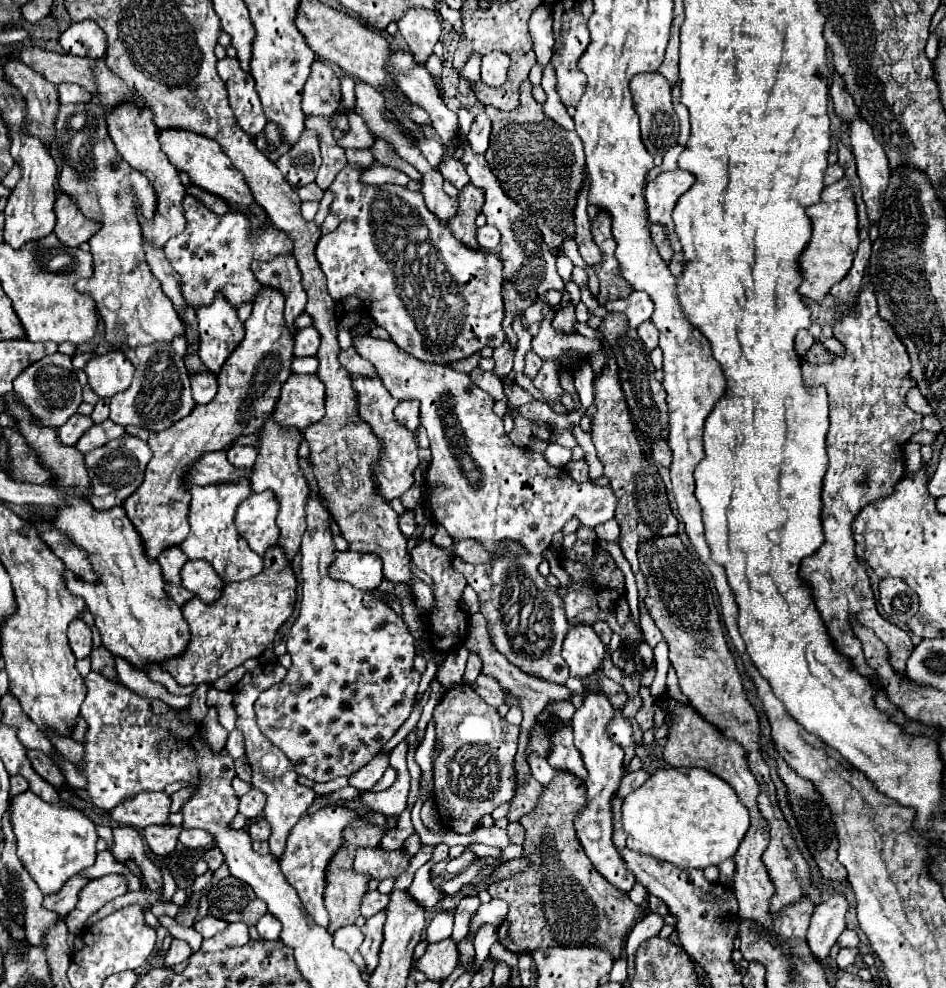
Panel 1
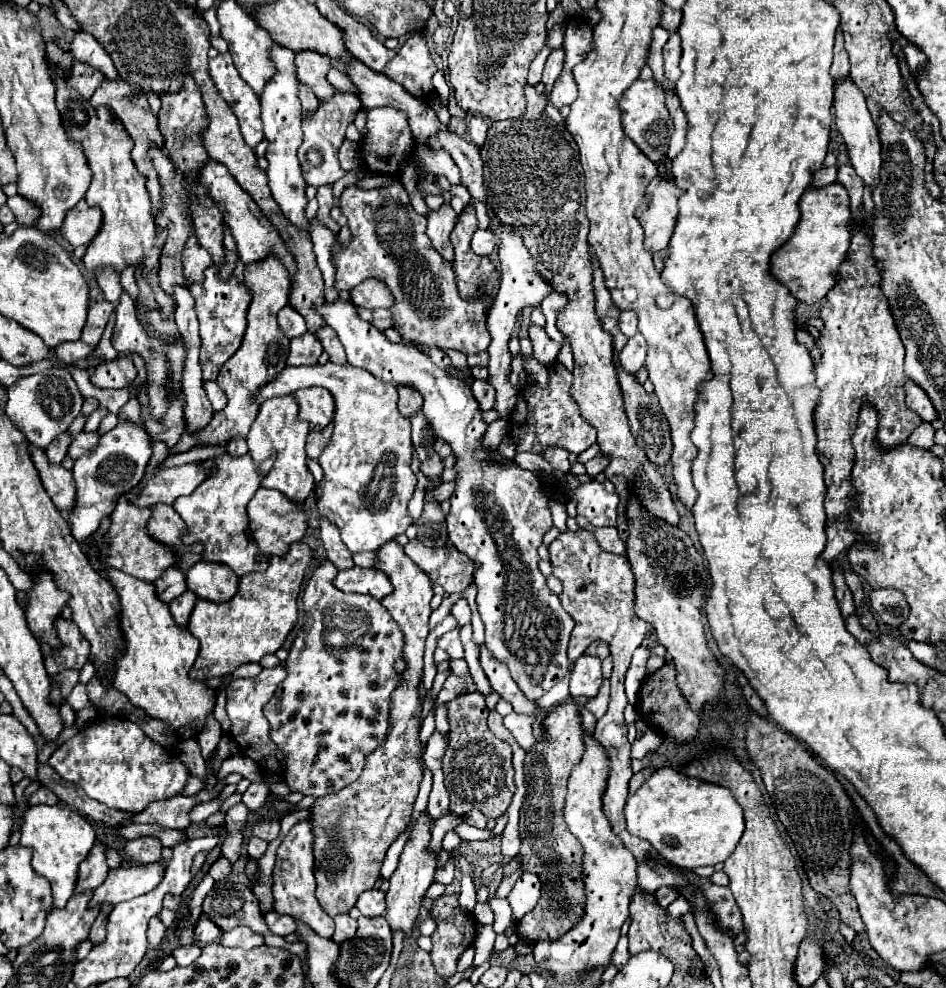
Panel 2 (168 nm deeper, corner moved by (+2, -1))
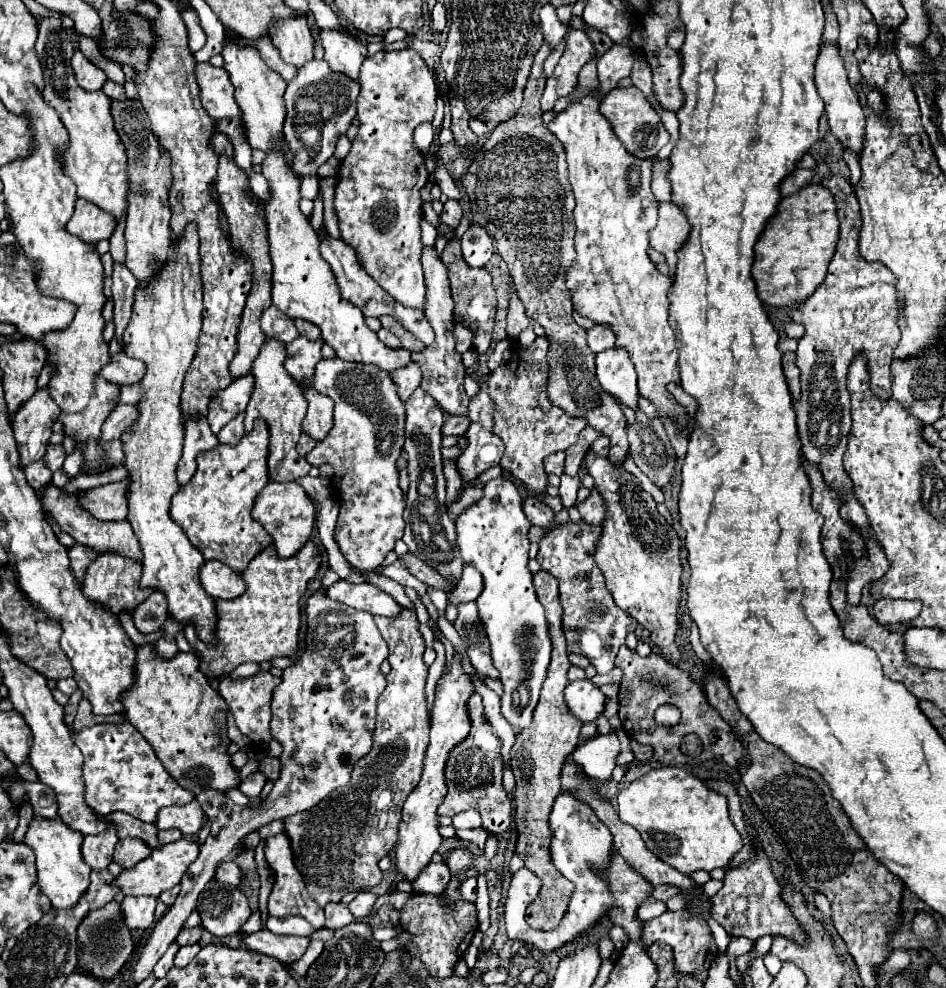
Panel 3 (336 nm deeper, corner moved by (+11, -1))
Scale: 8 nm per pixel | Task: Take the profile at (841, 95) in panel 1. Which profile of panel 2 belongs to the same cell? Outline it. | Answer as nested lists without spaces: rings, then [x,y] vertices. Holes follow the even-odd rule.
[[[837,32],[837,38],[835,38],[835,58],[831,66],[831,76],[835,82],[849,78],[849,56],[845,54],[841,32]]]

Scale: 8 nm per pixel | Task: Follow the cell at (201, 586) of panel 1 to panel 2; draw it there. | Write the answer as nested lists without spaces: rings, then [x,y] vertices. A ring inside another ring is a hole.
[[[201,560],[187,570],[187,588],[199,598],[227,602],[237,592],[237,576],[223,564]]]

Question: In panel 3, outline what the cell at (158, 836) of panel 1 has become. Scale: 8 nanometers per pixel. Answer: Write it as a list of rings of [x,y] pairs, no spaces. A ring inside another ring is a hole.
[[[124,838],[116,844],[116,850],[114,850],[114,862],[124,866],[124,868],[132,868],[136,866],[136,862],[148,858],[152,850],[148,850],[148,846],[136,838]]]

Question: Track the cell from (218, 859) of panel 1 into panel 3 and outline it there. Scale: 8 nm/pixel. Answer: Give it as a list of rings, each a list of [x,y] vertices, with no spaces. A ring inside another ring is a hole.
[[[222,862],[216,868],[216,880],[226,882],[230,886],[240,886],[244,876],[242,876],[242,870],[240,870],[240,866],[236,862]]]

